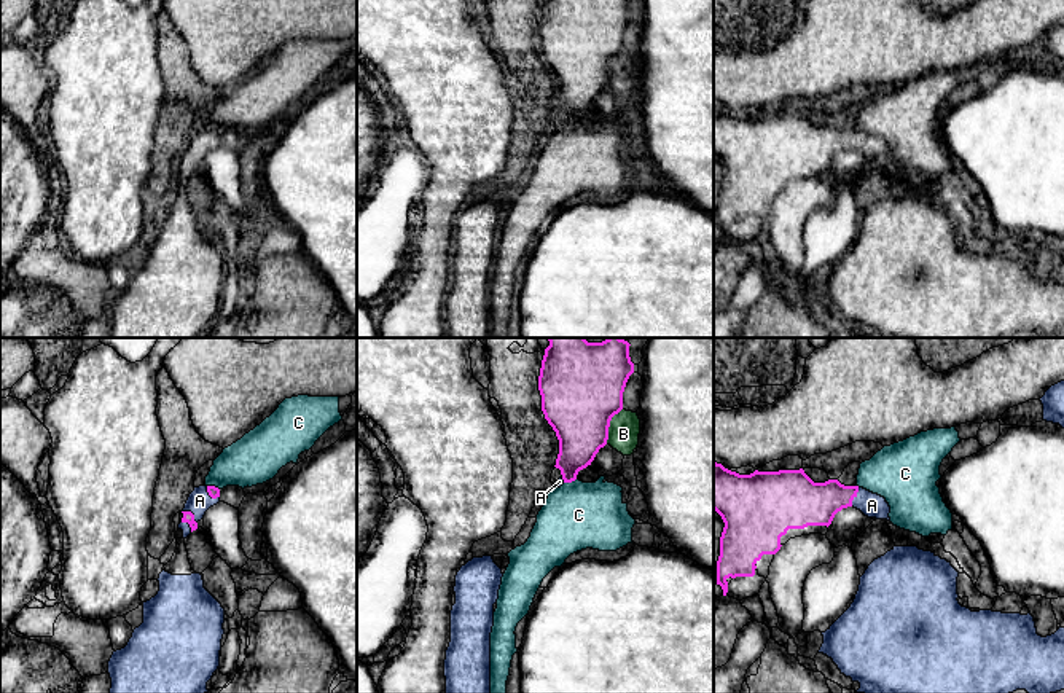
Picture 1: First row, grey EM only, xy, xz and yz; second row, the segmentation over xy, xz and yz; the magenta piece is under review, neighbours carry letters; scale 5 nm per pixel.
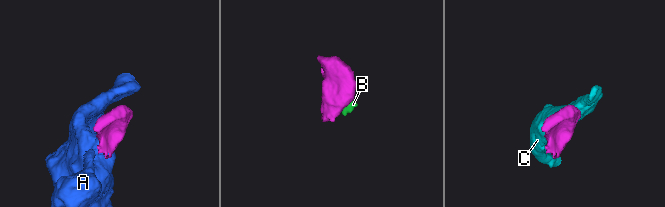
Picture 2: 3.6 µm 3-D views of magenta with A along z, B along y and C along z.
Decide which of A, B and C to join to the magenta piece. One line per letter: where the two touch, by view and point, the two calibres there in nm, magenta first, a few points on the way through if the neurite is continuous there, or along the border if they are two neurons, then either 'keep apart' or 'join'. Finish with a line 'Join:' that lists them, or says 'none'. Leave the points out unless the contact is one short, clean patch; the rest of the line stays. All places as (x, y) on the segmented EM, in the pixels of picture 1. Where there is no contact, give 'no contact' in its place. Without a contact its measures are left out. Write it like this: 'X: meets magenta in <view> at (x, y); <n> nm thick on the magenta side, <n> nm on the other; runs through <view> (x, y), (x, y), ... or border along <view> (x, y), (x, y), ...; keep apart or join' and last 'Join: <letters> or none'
A: meets magenta in xy at (191, 513); 60 nm thick on the magenta side, 120 nm on the other; runs through xy (188, 516), (191, 513), (199, 501); join
B: meets magenta in xz at (609, 426); 420 nm thick on the magenta side, 160 nm on the other; border along xz (621, 408), (610, 421), (606, 443); keep apart
C: meets magenta in xz at (569, 481); 240 nm thick on the magenta side, 340 nm on the other; border along xz (575, 478), (564, 483); keep apart
Join: A

